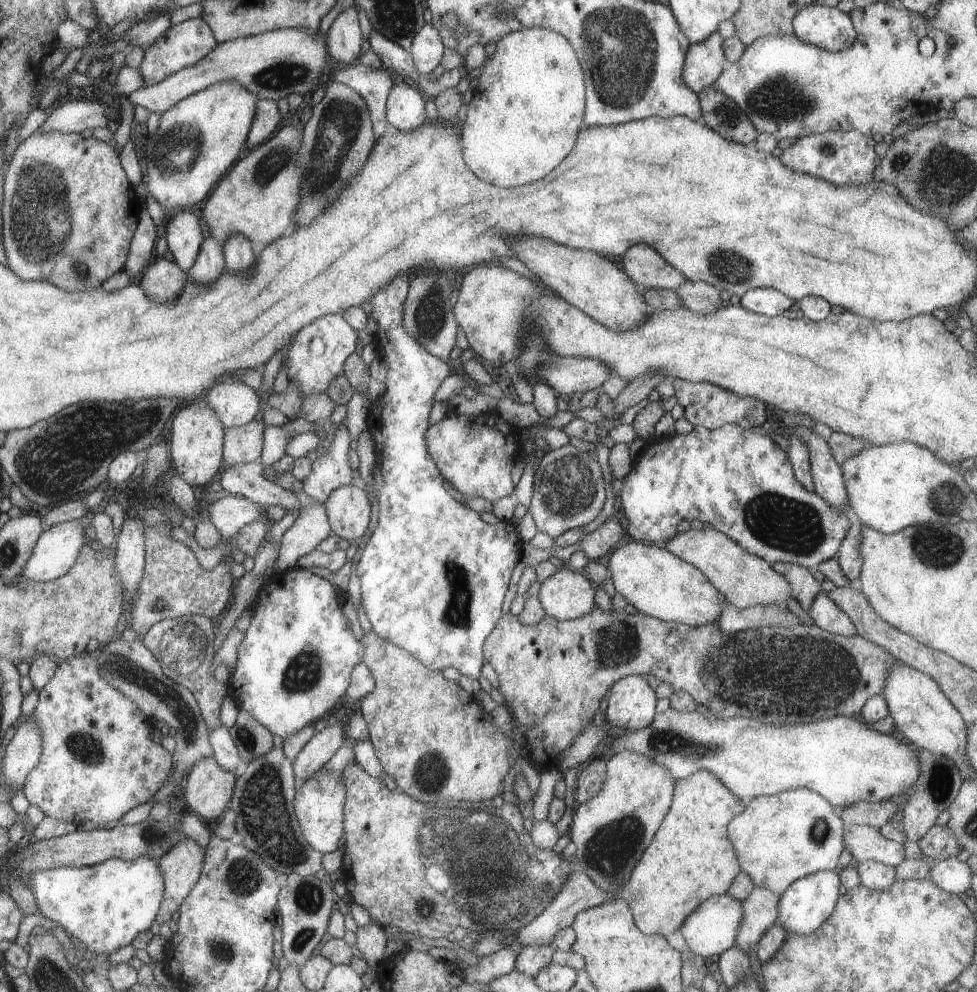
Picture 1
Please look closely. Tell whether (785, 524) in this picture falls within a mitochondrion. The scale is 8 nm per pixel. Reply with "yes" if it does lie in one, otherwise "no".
yes

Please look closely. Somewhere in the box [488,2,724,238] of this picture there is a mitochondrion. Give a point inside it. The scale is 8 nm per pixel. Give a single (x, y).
(620, 44)

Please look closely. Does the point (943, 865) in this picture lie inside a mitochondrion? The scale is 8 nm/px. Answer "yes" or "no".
no

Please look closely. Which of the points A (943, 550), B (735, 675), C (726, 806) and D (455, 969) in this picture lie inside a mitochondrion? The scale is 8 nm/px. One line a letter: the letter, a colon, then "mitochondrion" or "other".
A: mitochondrion
B: mitochondrion
C: other
D: other

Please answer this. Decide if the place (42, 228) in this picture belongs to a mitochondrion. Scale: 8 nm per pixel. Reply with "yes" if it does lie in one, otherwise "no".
yes

